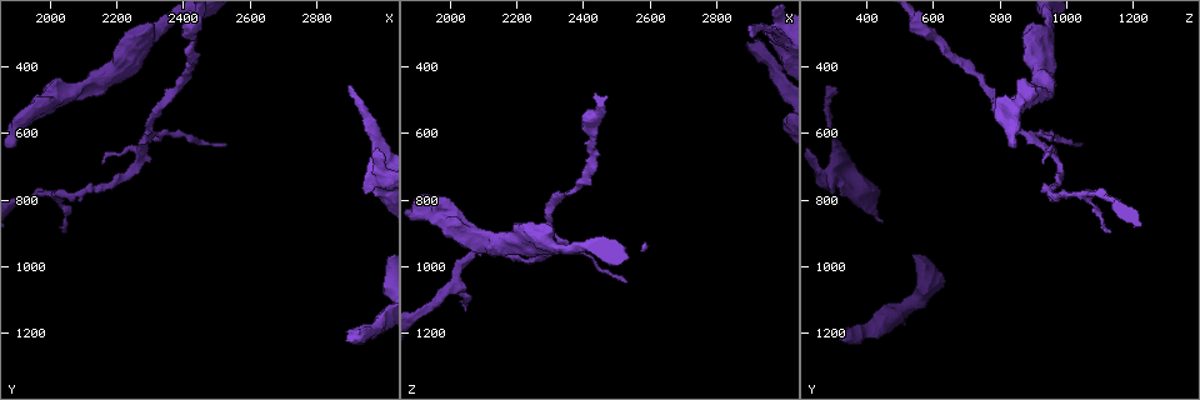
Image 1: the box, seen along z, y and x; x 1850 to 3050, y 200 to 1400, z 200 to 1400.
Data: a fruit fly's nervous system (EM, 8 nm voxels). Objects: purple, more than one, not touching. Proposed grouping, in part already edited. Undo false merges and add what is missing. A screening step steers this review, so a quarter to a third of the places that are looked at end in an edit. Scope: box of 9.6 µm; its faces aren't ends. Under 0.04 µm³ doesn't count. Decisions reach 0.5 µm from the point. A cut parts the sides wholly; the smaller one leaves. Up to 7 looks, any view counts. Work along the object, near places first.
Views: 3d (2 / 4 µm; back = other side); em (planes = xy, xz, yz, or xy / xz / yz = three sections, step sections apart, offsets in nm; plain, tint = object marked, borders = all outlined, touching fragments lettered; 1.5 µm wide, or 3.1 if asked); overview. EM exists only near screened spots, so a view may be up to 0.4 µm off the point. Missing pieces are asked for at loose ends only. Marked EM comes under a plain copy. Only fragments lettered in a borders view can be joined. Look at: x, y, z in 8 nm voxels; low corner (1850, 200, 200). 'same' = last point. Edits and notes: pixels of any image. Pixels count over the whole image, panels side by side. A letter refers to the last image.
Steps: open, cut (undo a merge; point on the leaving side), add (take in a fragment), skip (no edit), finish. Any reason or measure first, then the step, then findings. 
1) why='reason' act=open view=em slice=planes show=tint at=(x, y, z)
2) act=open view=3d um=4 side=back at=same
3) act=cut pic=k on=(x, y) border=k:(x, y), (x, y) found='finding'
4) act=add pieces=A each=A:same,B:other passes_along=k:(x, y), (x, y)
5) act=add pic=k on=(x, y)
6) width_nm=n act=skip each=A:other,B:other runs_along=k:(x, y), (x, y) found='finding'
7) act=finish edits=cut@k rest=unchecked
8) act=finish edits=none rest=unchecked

why='thick turns thin' act=open view=em slice=planes show=tint at=(2090, 460, 920)

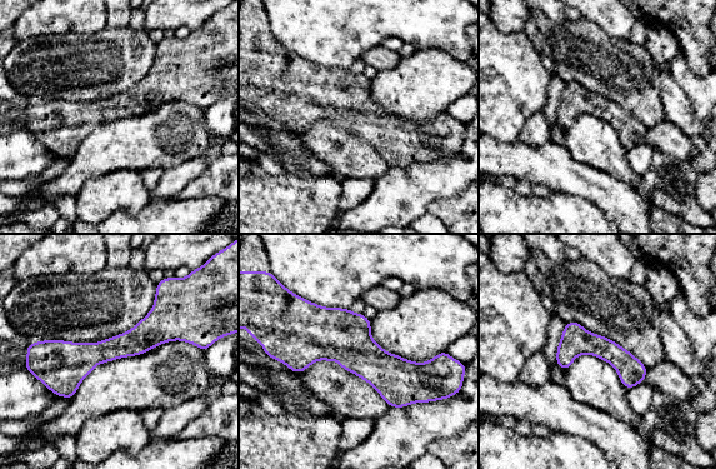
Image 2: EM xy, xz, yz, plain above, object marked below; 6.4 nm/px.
why='see the neighbours' act=open view=em slice=planes show=borders at=same

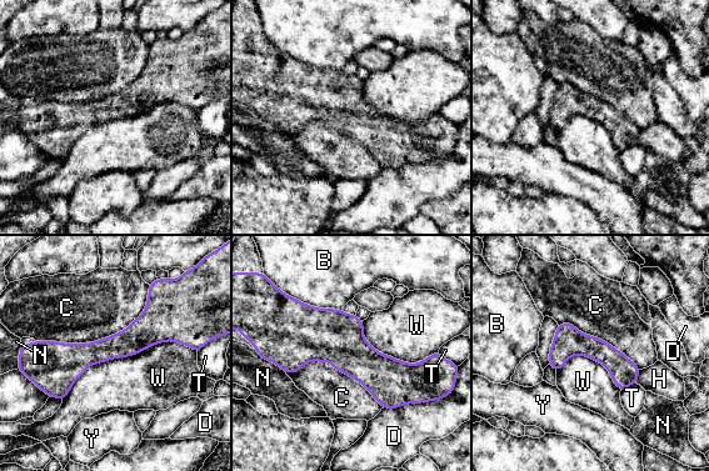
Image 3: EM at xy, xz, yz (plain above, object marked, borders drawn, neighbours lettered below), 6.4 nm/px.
width_nm=180 longest_contact=W:700nm act=skip each=B:other,C:other,D:other,H:other,N:other,T:other,W:other,Y:other found='one neuron here'

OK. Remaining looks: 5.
why='tapers out' act=open view=em slice=xz step=4 show=borders at=(2150, 690, 920)

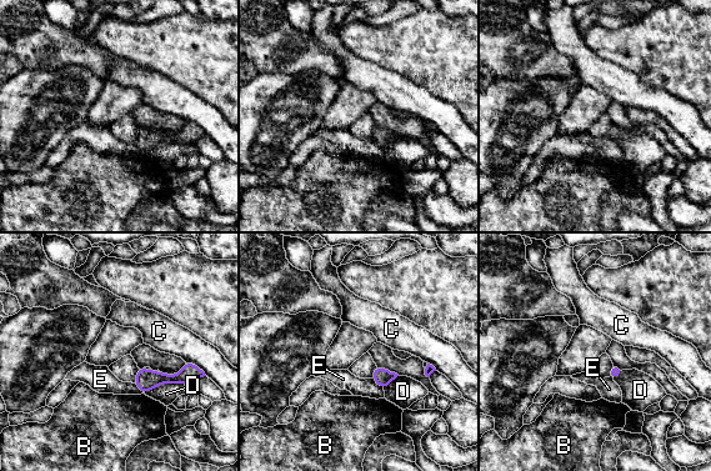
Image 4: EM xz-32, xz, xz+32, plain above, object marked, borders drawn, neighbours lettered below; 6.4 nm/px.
act=open view=em slice=planes show=borders at=same

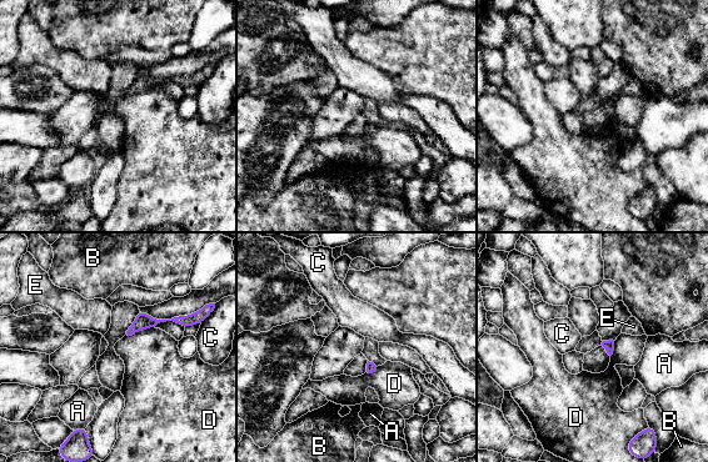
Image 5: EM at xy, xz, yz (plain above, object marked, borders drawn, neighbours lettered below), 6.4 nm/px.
act=skip each=A:other,B:other,C:other,D:other,E:other found='no lettered fragment goes on from it'

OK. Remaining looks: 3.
why='an open end' act=open view=3d um=4 at=(2890, 1230, 340)

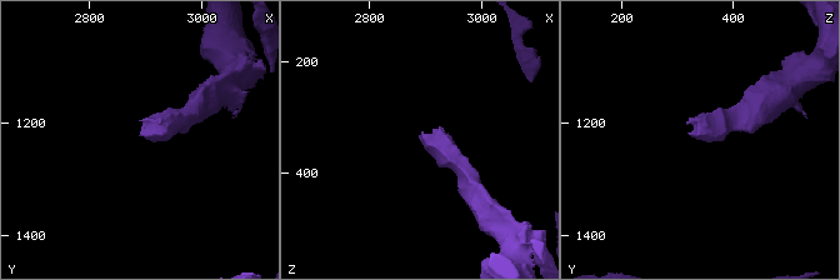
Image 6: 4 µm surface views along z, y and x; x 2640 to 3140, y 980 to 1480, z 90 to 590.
why='shape alone is not enough' act=open view=em slice=planes show=borders at=(2895, 1225, 335)

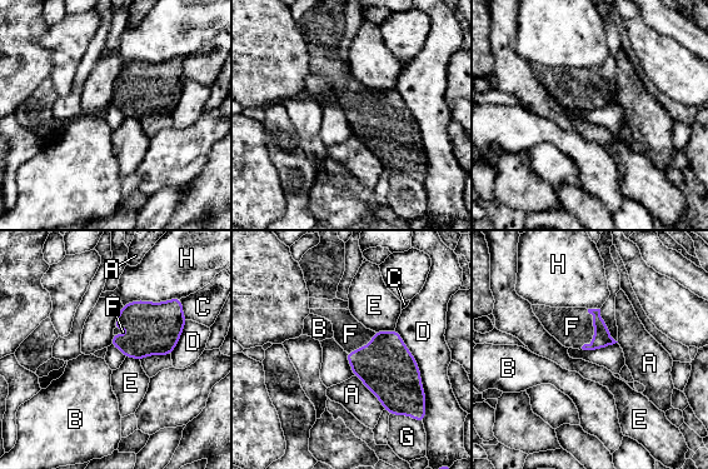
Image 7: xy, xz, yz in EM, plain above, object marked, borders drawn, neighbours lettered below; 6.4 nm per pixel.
act=add pieces=F each=A:other,B:other,C:other,D:other,E:other,F:same,G:other,H:other passes_along=7:(602, 338), (596, 332), (572, 327) found='the neuron continues'

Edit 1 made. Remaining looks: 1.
act=finish edits=add@7 rest=unchecked

